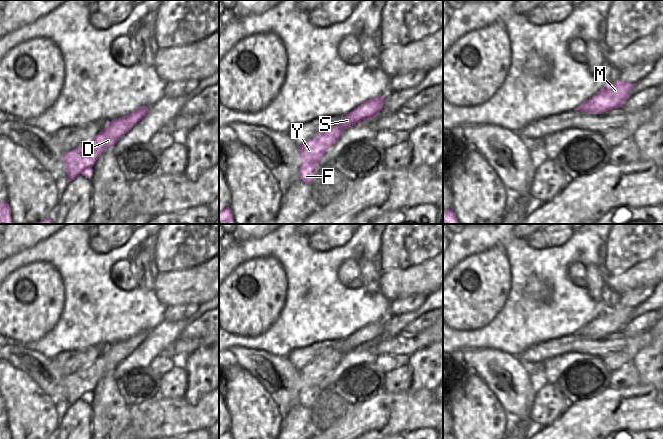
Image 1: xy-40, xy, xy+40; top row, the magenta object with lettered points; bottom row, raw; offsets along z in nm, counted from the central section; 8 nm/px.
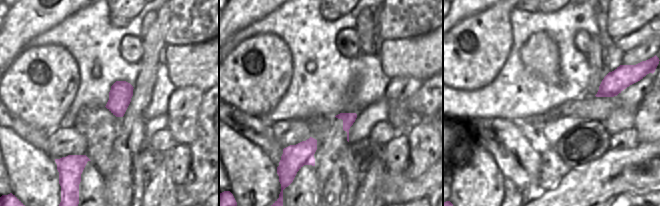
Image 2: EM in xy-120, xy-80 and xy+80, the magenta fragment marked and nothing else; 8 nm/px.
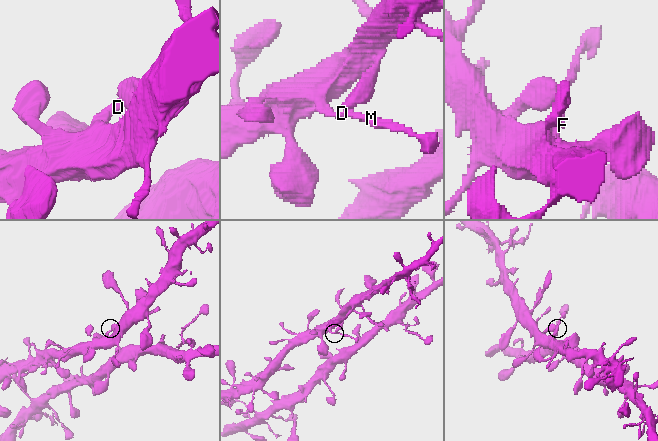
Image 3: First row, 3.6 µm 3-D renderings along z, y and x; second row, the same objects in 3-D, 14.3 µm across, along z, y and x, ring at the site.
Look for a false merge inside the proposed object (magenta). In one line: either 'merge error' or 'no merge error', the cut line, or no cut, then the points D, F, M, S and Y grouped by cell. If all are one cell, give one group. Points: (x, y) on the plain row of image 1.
no merge error | no cut | D F M S Y

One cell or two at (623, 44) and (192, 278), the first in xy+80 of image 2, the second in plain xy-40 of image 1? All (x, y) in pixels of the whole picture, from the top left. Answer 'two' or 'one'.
one

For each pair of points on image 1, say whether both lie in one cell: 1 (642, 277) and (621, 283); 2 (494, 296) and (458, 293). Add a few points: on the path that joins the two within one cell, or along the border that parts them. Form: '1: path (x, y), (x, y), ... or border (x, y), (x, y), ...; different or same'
1: path (637, 277), (626, 280); same
2: path (485, 296), (467, 295); same

